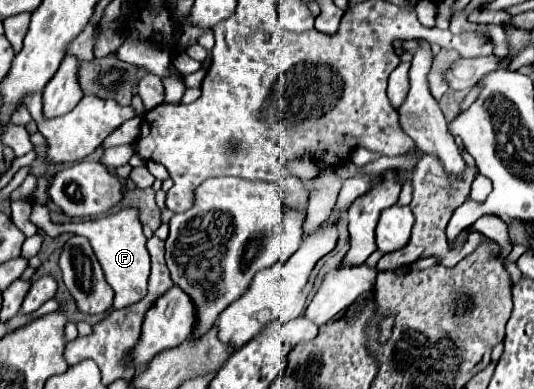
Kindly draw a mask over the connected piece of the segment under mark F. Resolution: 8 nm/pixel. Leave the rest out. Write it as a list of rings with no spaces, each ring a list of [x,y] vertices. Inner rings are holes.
[[[33,203],[33,205],[34,215],[32,215],[31,222],[48,236],[55,238],[63,233],[73,233],[82,234],[90,240],[94,254],[98,256],[98,262],[102,264],[102,270],[106,274],[106,282],[114,290],[114,306],[112,308],[130,306],[146,296],[146,282],[150,276],[150,254],[146,250],[146,236],[142,232],[142,222],[138,218],[140,210],[136,206],[128,206],[116,214],[106,214],[100,218],[92,218],[88,222],[55,224],[51,222],[46,206],[37,203]]]

